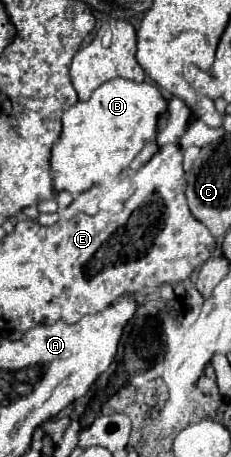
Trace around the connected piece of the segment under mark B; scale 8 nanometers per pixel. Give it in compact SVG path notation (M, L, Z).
M115 77L103 83L101 87L97 87L89 101L77 101L61 115L61 133L59 139L55 139L55 143L51 145L49 171L51 171L53 191L69 191L75 197L81 191L89 189L91 185L101 183L103 177L125 171L131 159L141 151L141 147L155 139L155 121L163 109L165 109L165 99L161 97L157 85L149 81L135 83L123 77Z

